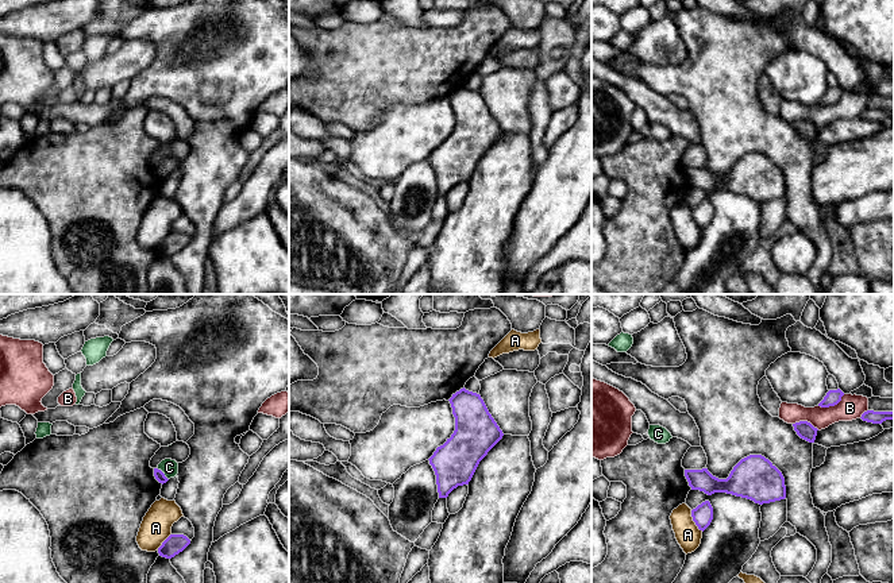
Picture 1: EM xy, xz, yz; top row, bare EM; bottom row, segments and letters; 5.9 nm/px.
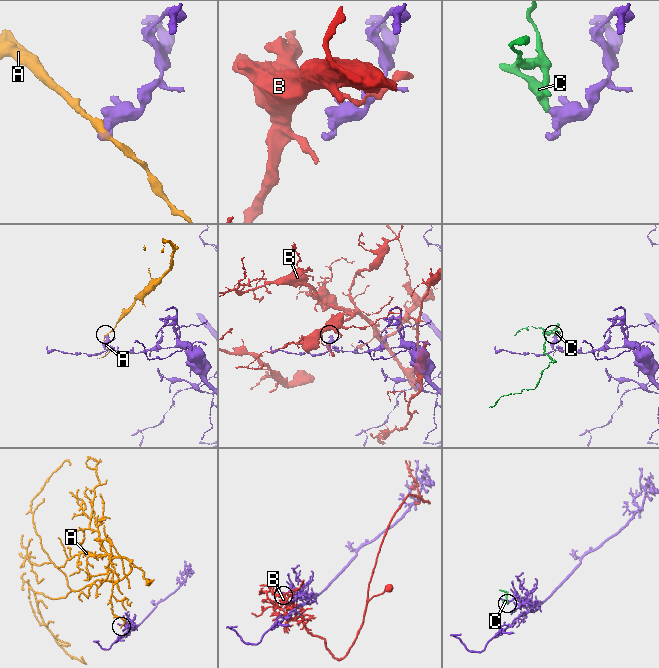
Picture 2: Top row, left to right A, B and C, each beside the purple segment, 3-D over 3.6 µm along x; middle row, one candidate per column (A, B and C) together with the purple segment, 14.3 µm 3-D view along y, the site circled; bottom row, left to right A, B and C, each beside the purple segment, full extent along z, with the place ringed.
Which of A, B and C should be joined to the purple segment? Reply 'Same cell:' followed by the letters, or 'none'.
Same cell: none

